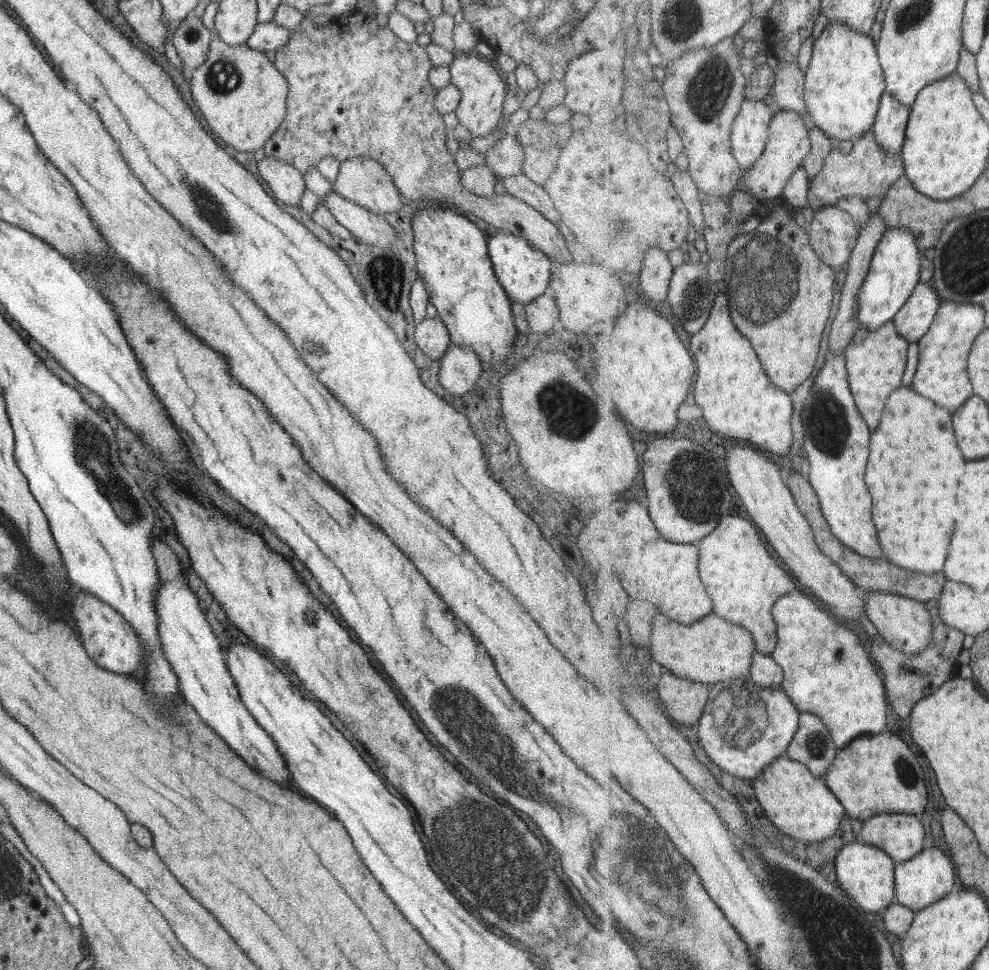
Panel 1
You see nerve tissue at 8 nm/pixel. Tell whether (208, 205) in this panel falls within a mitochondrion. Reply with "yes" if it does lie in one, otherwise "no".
yes

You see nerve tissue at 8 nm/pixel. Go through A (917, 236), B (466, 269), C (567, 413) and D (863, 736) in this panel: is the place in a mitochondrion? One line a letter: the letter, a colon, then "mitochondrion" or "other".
A: other
B: other
C: mitochondrion
D: other

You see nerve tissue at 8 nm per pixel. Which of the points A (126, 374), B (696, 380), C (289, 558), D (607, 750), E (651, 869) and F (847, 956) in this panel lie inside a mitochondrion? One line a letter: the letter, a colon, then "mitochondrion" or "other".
A: other
B: other
C: other
D: other
E: mitochondrion
F: mitochondrion

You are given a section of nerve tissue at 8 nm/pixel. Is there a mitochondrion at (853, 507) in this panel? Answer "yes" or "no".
no

